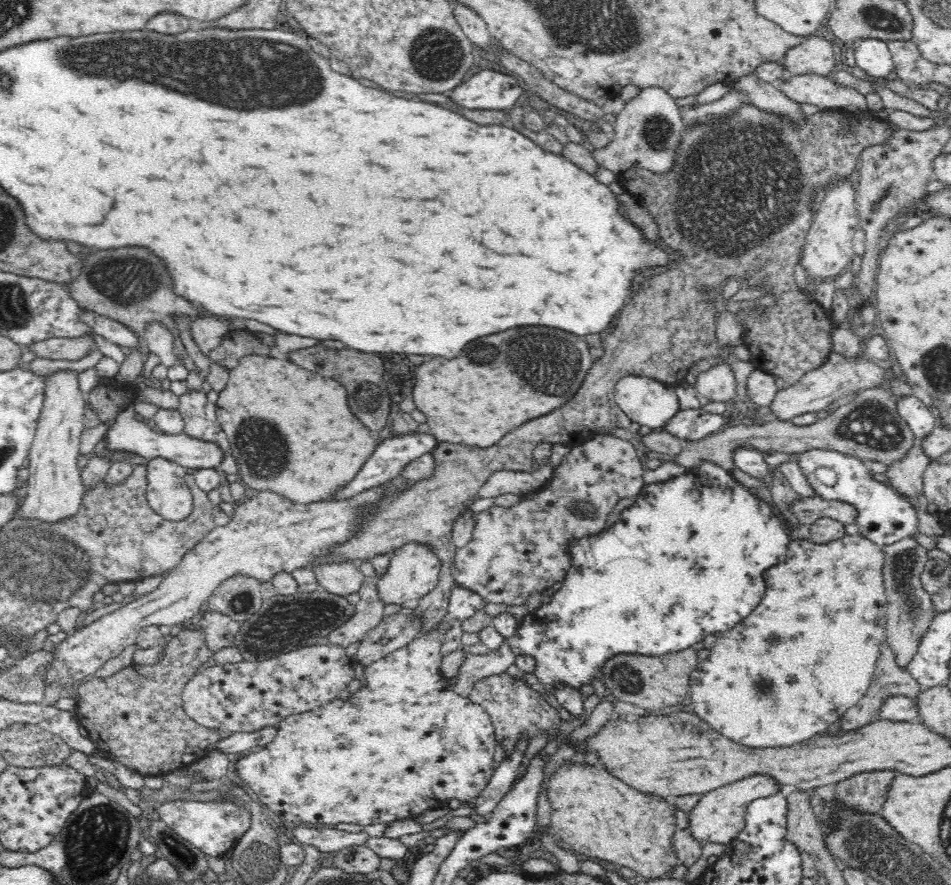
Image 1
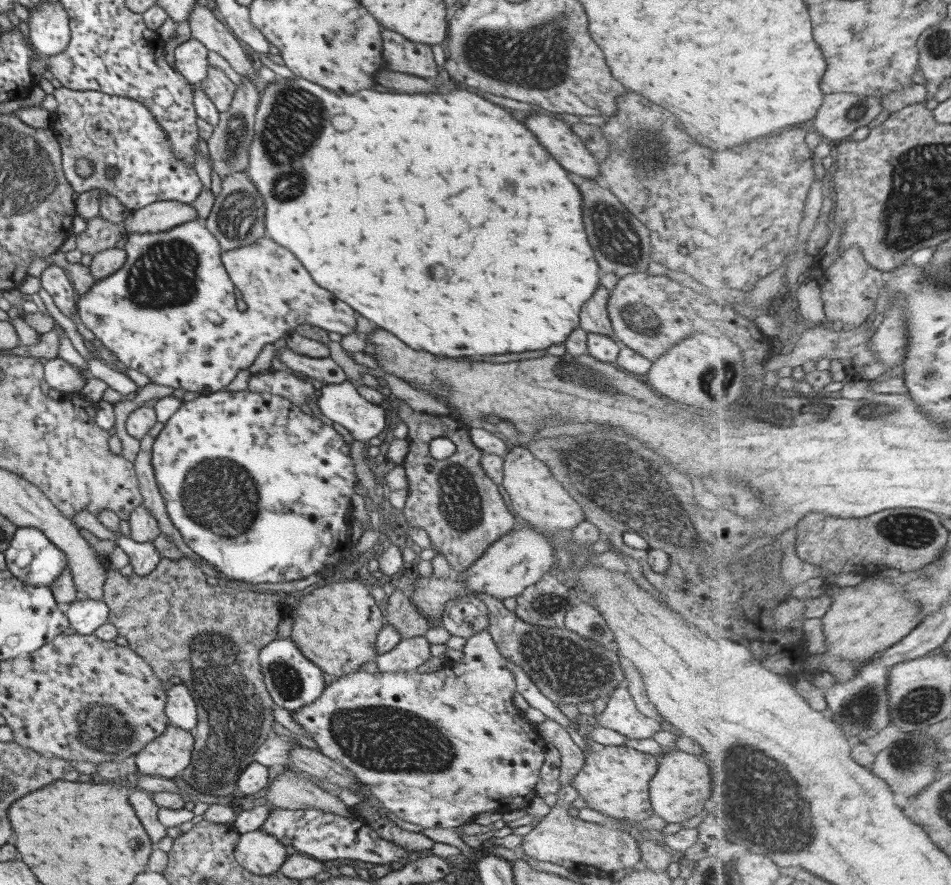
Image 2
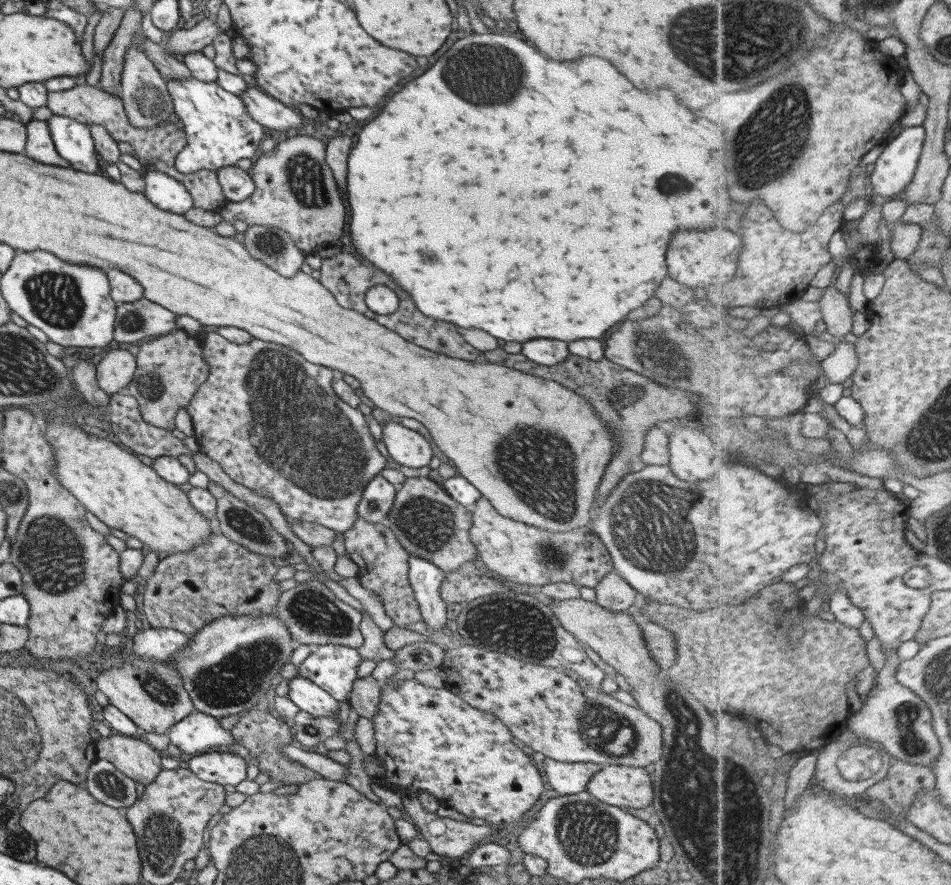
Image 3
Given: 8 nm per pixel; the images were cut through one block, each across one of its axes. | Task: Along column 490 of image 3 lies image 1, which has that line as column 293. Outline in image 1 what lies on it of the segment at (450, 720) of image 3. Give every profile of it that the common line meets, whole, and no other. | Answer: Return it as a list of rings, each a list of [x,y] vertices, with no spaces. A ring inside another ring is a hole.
[[[448,618],[441,622],[441,625],[427,635],[417,636],[411,640],[404,648],[395,650],[389,656],[364,667],[364,678],[366,684],[358,692],[351,694],[348,700],[336,699],[323,707],[310,712],[291,714],[286,717],[278,726],[274,740],[267,744],[263,750],[255,753],[237,755],[234,764],[234,772],[256,793],[256,796],[283,820],[288,822],[302,822],[311,826],[329,824],[331,826],[347,822],[348,824],[380,824],[380,822],[403,821],[413,819],[417,815],[429,809],[438,809],[446,806],[450,800],[455,798],[460,801],[472,801],[472,799],[490,782],[490,777],[495,771],[492,765],[494,750],[496,750],[496,740],[494,740],[494,725],[486,711],[478,703],[470,701],[469,697],[462,697],[456,694],[448,685],[448,679],[441,674],[440,646],[442,646],[442,636],[446,634]]]

